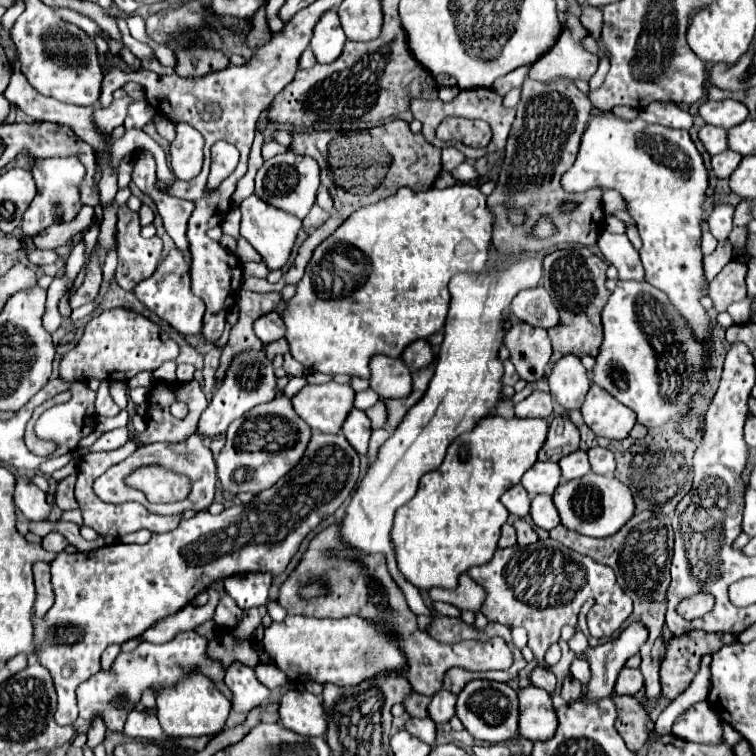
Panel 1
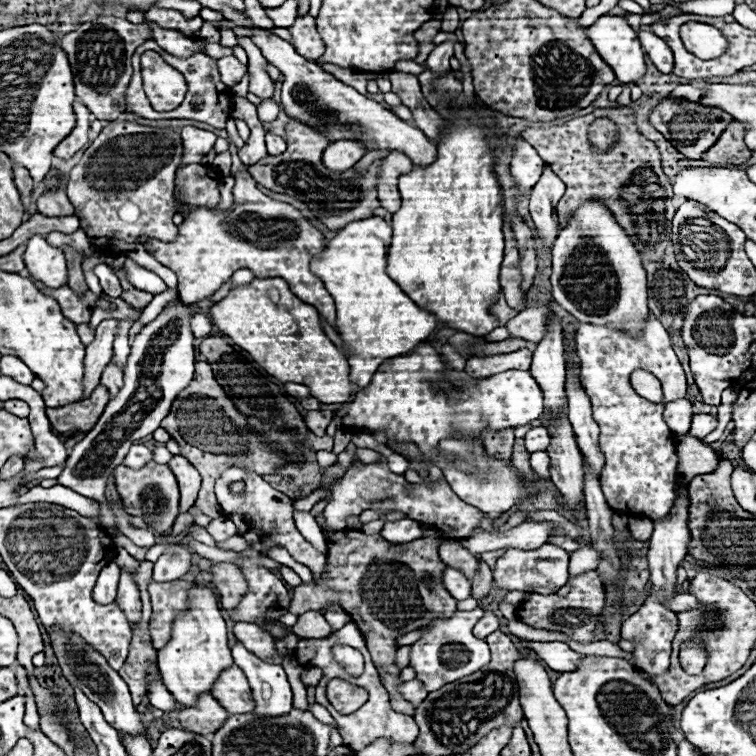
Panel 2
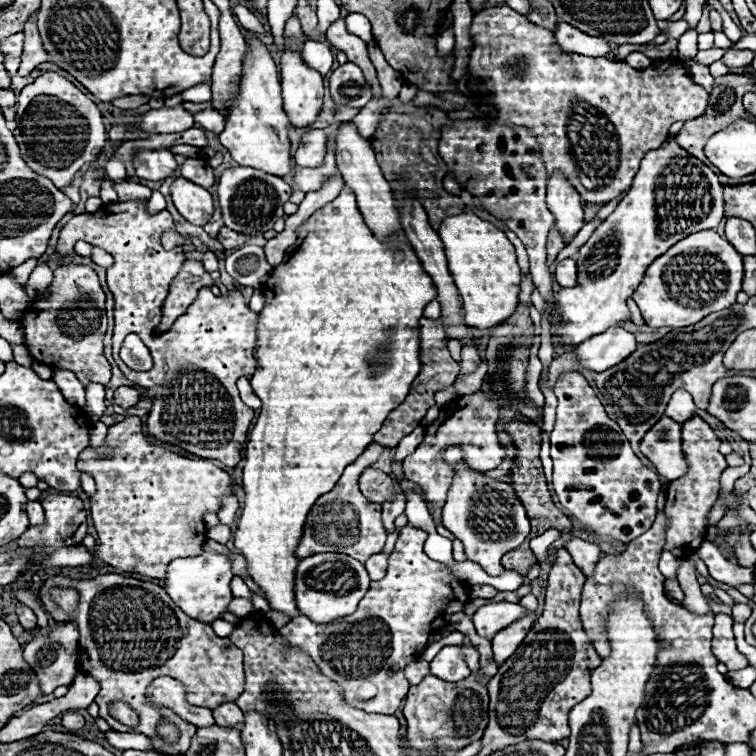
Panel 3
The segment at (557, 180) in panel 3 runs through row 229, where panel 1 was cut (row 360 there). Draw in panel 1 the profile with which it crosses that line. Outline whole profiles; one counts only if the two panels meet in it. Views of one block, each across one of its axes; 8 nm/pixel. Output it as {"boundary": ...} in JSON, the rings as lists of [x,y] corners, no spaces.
{"boundary":[[[574,354],[562,356],[554,364],[552,372],[548,374],[548,384],[550,384],[550,394],[566,410],[578,410],[590,386],[586,368],[582,360]]]}

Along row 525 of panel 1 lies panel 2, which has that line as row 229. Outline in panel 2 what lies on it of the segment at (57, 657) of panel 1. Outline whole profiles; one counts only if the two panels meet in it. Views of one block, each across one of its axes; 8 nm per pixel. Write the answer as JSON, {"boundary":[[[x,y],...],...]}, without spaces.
{"boundary":[[[248,172],[234,174],[234,178],[232,210],[218,212],[210,208],[192,208],[184,214],[174,244],[148,240],[154,258],[178,274],[180,300],[186,300],[186,304],[200,302],[212,296],[236,270],[250,268],[256,278],[284,278],[300,300],[316,306],[322,318],[336,328],[334,300],[324,288],[324,282],[310,270],[310,260],[326,250],[324,234],[292,204],[262,194]]]}

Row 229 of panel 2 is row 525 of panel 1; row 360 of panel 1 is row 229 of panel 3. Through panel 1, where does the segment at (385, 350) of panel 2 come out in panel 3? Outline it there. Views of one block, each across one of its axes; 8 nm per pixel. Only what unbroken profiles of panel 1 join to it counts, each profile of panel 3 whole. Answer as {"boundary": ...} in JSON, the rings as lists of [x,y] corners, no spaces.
{"boundary":[[[464,212],[444,218],[438,228],[438,236],[442,238],[450,274],[464,302],[466,324],[484,330],[502,324],[508,316],[512,316],[518,304],[520,268],[516,262],[516,250],[506,234],[476,214]]]}

